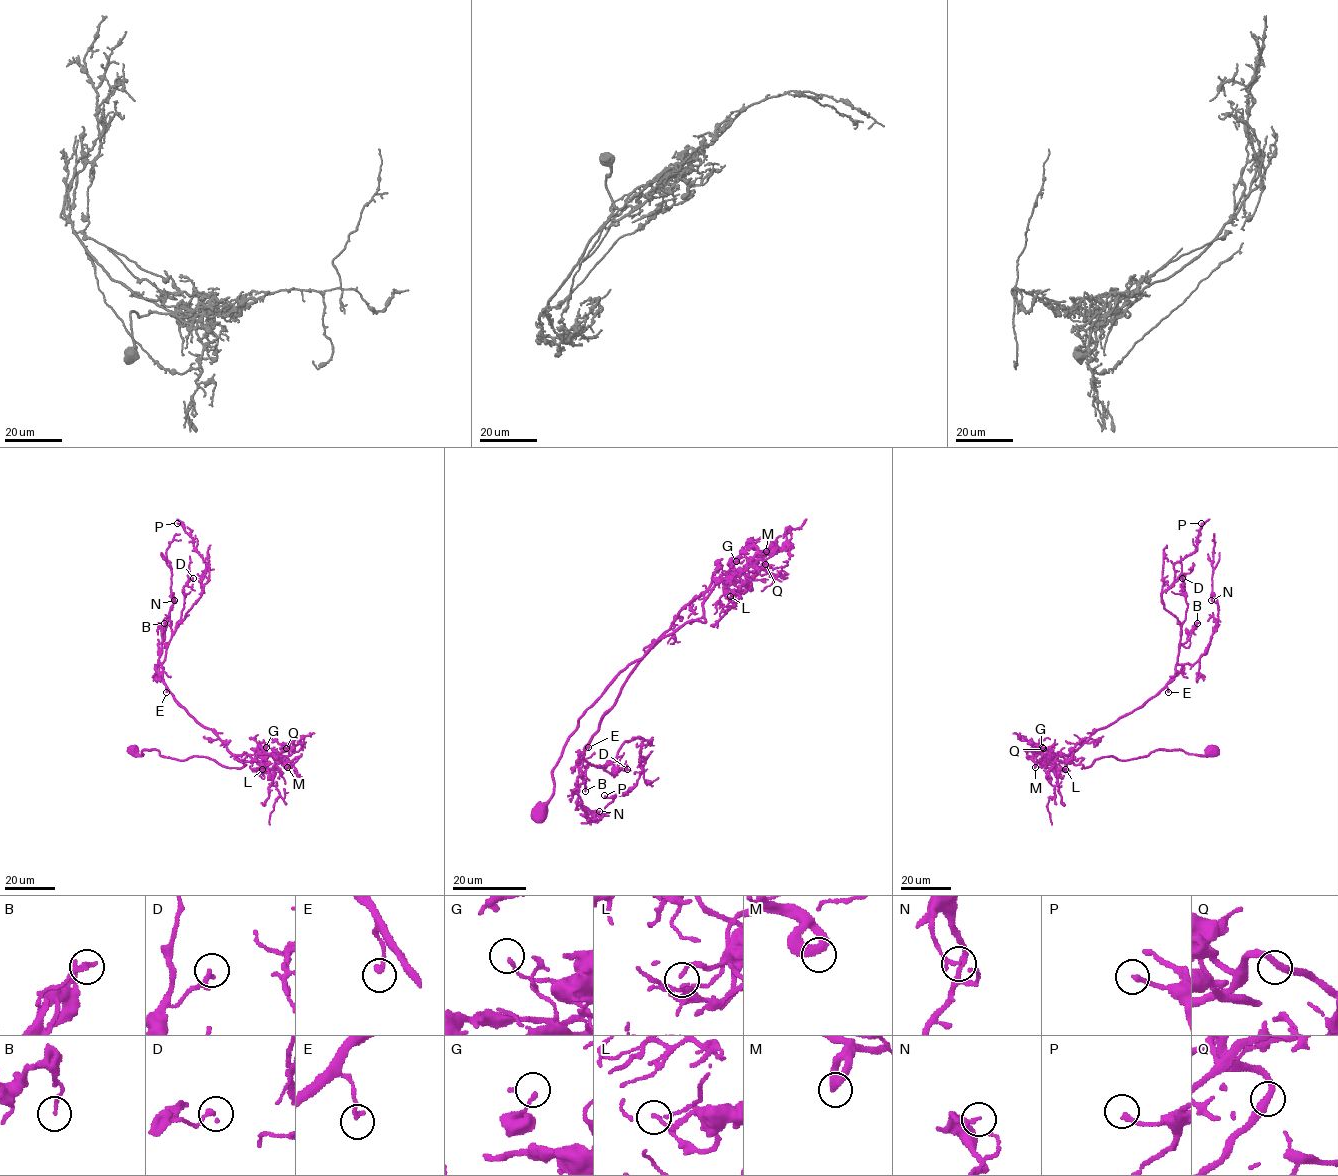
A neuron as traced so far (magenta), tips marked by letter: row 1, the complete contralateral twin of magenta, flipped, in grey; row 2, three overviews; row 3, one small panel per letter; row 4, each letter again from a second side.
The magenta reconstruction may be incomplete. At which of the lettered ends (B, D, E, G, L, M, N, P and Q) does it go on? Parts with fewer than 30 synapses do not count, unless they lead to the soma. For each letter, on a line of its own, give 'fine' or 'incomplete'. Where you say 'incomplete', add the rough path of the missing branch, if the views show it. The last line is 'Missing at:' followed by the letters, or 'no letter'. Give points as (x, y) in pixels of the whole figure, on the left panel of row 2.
B: fine
D: fine
E: fine
G: fine
L: fine
M: fine
N: fine
P: fine
Q: fine
Missing at: no letter

